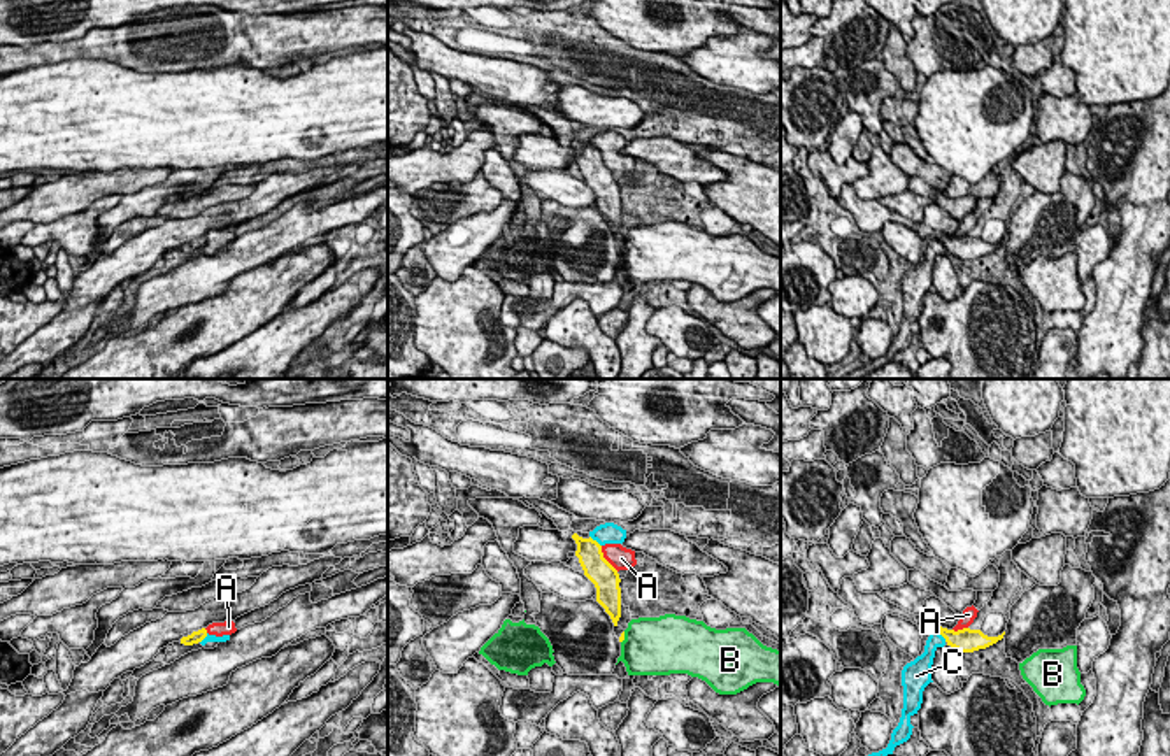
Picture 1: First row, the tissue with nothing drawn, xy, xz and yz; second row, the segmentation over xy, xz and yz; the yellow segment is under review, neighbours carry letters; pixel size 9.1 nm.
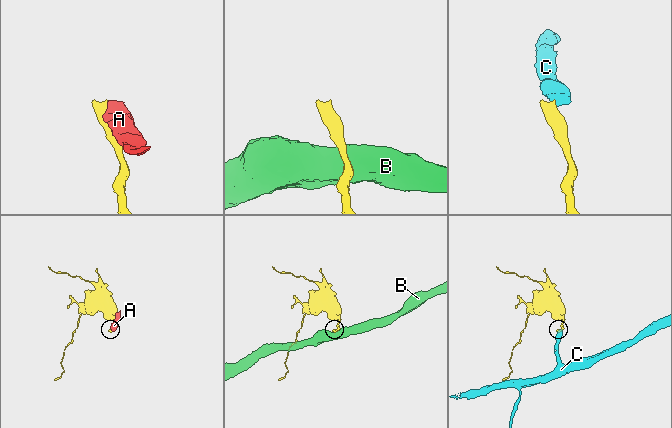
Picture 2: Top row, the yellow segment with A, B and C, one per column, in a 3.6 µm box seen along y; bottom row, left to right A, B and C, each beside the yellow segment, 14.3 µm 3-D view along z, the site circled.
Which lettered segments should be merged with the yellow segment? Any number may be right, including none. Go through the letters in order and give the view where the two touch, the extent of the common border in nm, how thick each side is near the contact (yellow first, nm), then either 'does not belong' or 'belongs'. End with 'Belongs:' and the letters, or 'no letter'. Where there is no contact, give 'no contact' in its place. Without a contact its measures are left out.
A: meets yellow in xz; contact 300 nm long; 240 nm thick on the yellow side, 220 nm on the other; does not belong
B: meets yellow in xz; contact 120 nm long; 50 nm thick on the yellow side, 480 nm on the other; does not belong
C: meets yellow in yz; contact 160 nm long; 220 nm thick on the yellow side, 140 nm on the other; does not belong
Belongs: no letter

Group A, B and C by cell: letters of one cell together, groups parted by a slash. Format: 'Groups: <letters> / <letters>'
Groups: A C / B

